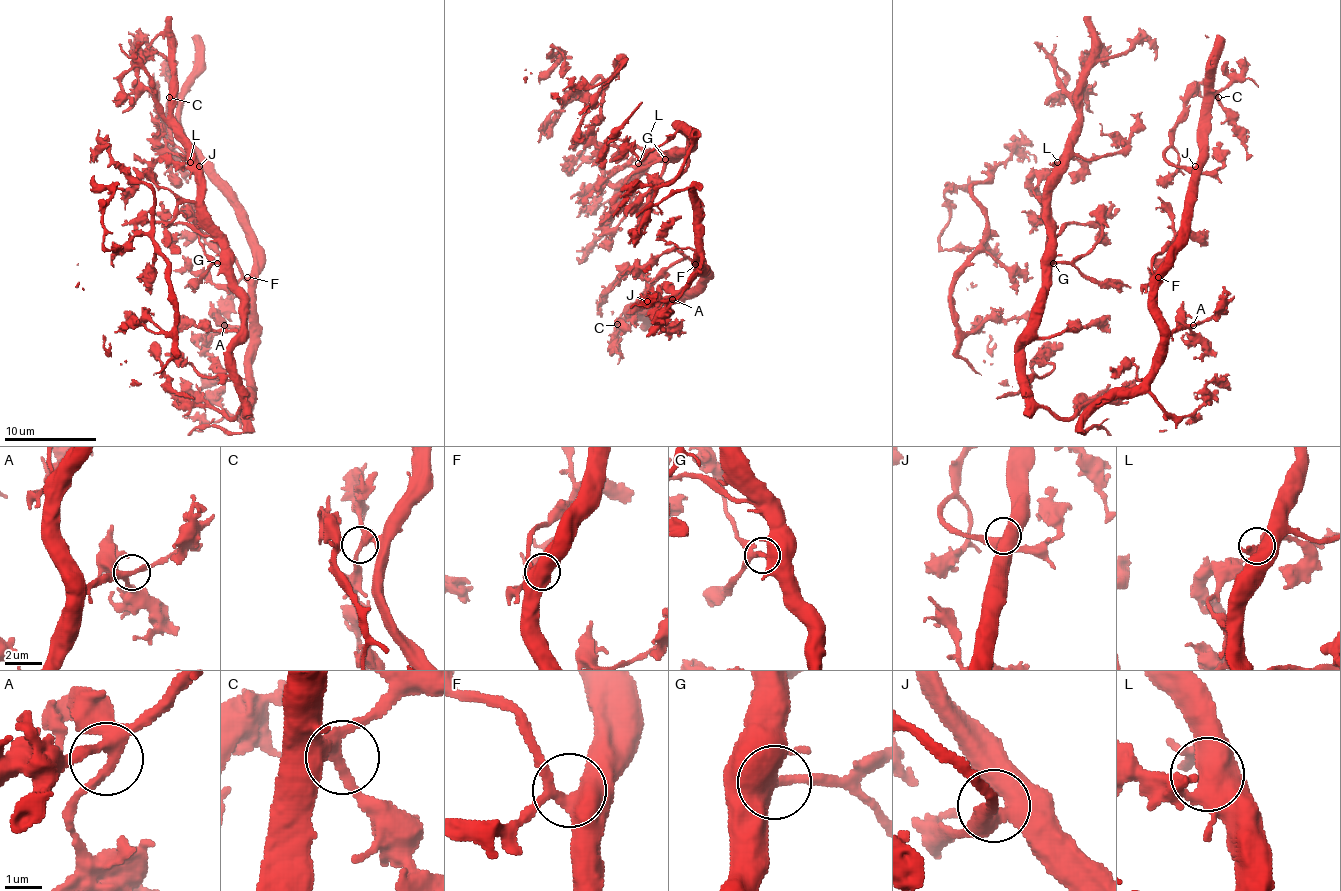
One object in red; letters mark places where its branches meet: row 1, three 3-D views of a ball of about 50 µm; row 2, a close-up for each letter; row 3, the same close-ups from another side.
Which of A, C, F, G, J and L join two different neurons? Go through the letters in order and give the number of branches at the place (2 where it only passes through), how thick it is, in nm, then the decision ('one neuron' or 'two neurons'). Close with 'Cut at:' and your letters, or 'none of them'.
A: 4 branches meet; 280 nm thick; one neuron
C: 3 branches meet; 280 nm thick; one neuron
F: 3 branches meet; 480 nm thick; one neuron
G: 2 branches meet; 360 nm thick; one neuron
J: 3 branches meet; 400 nm thick; one neuron
L: 3 branches meet; 460 nm thick; one neuron
Cut at: none of them

